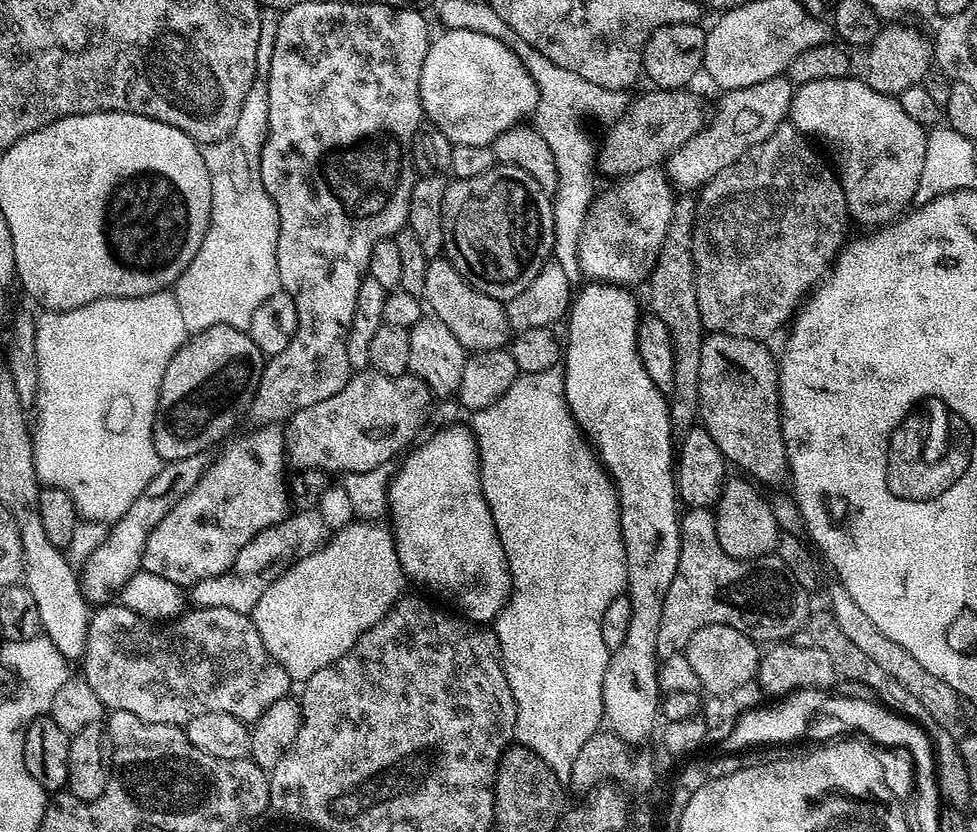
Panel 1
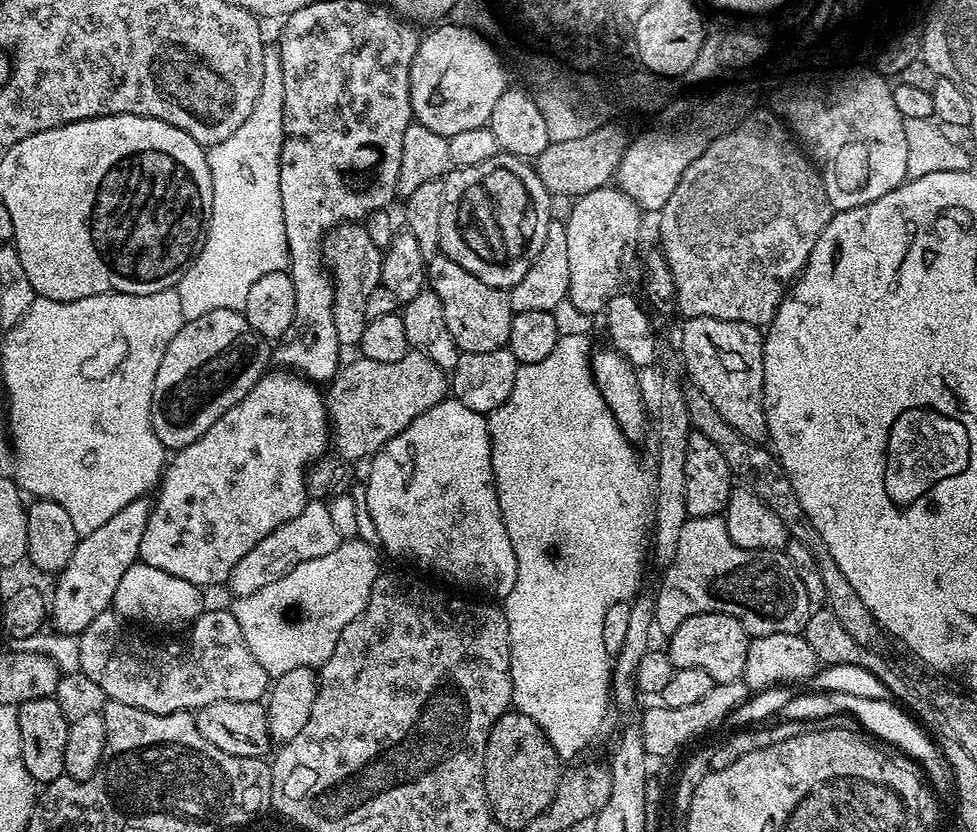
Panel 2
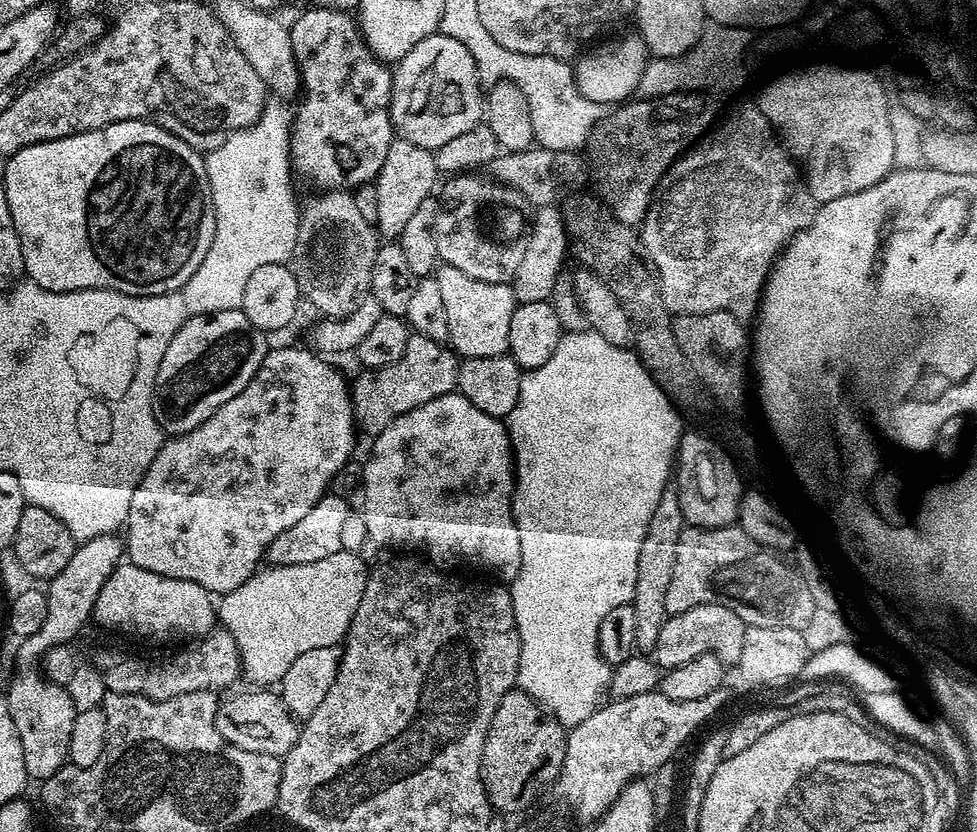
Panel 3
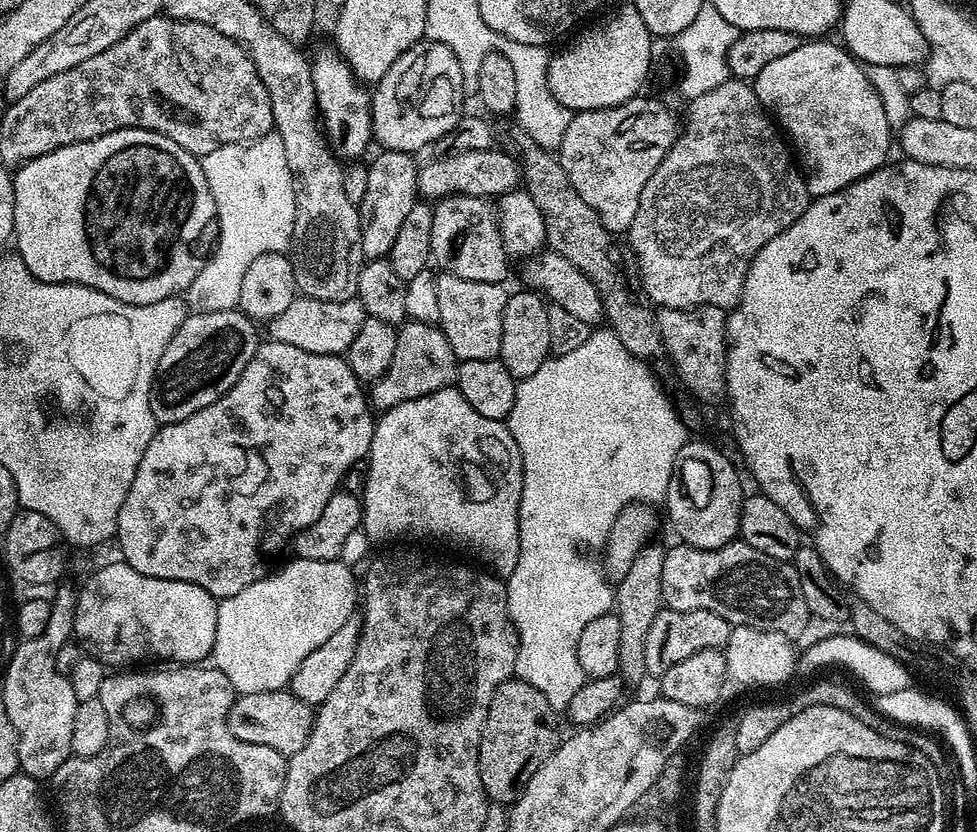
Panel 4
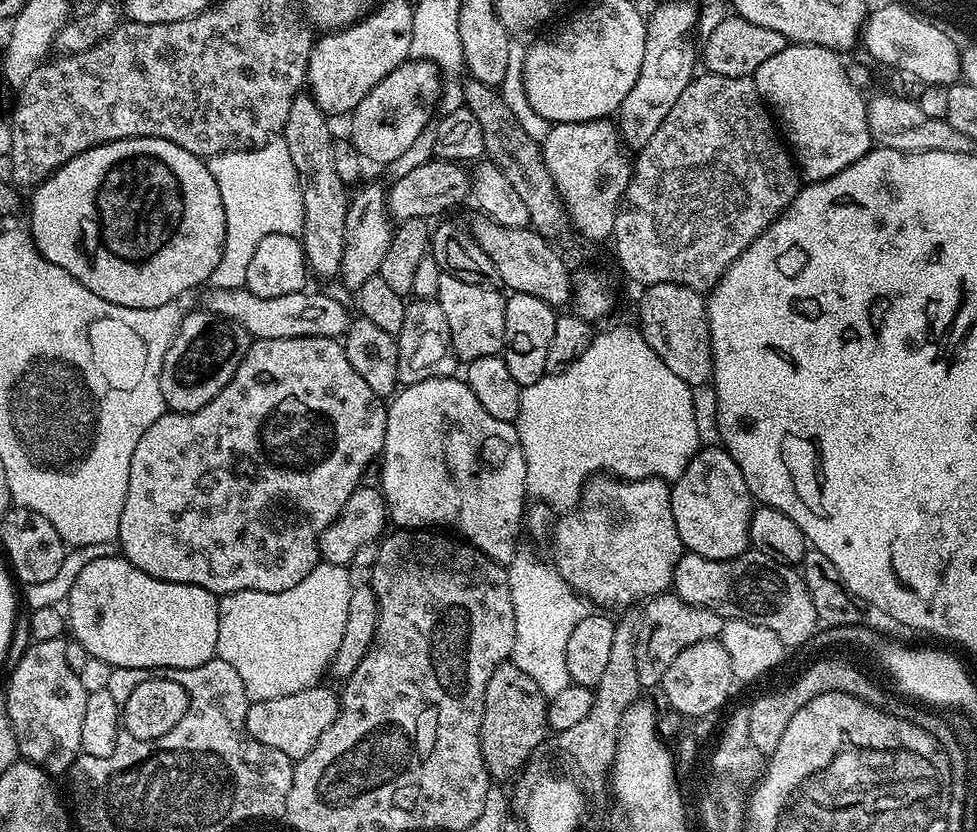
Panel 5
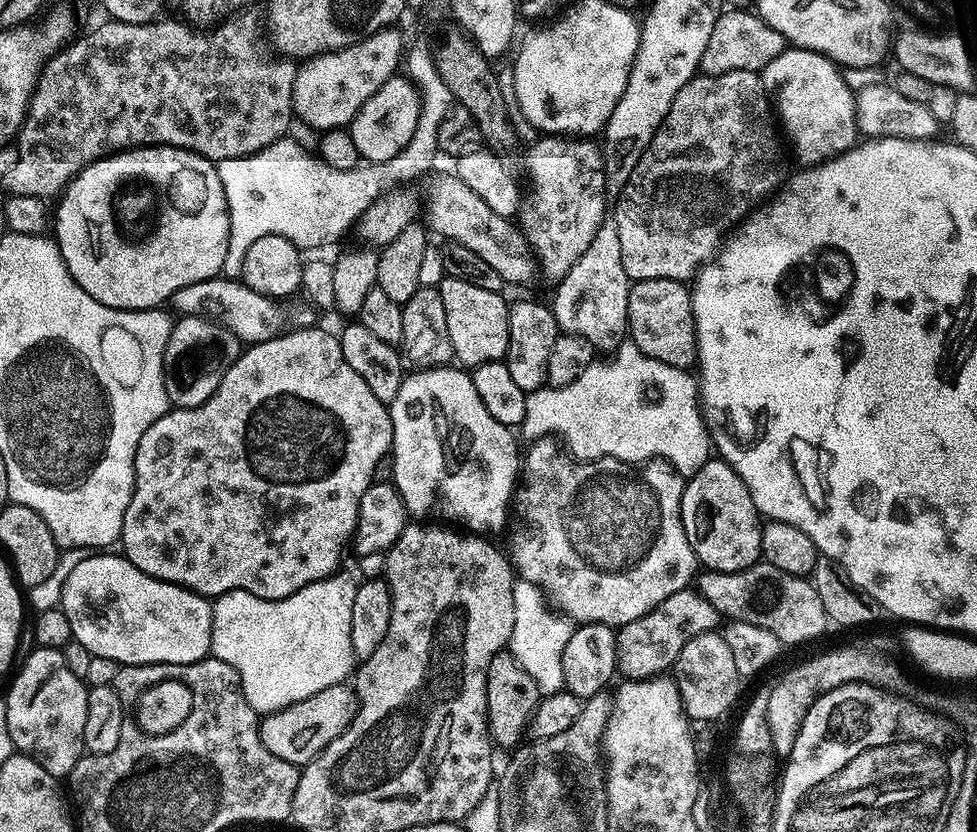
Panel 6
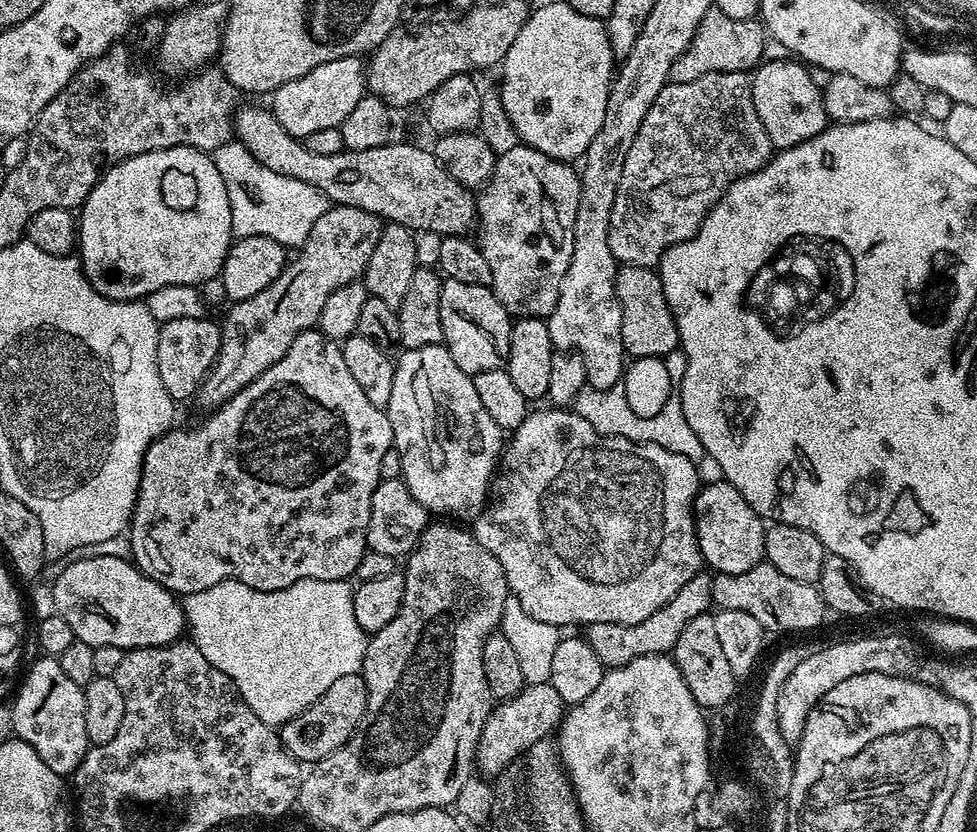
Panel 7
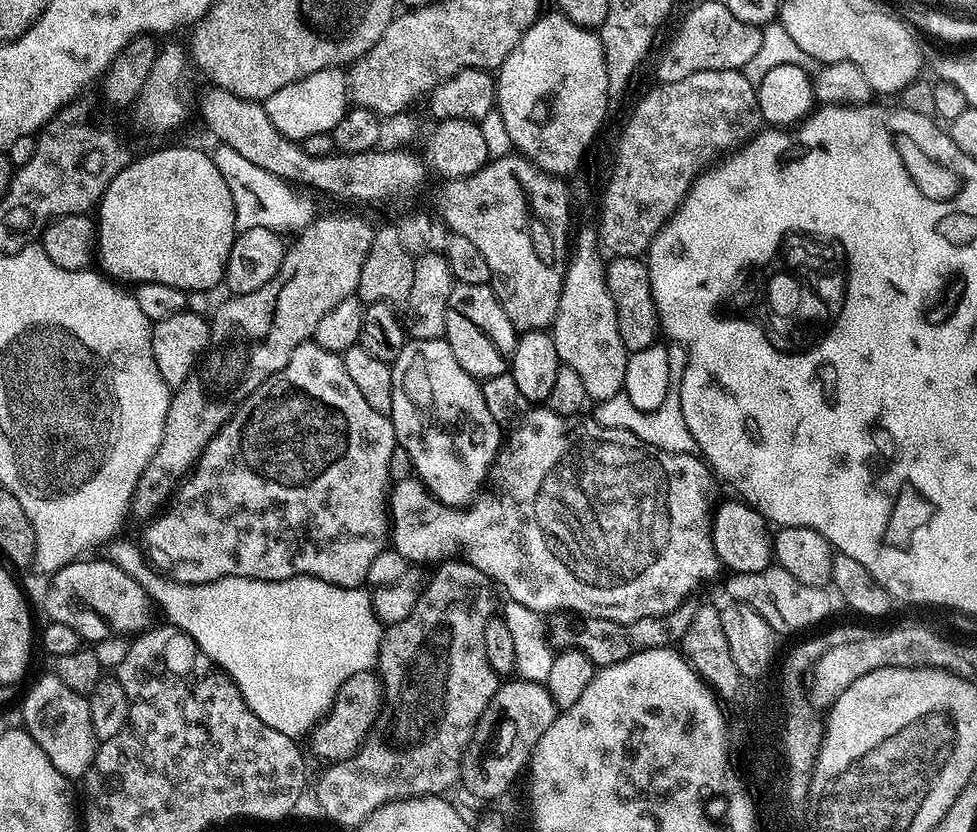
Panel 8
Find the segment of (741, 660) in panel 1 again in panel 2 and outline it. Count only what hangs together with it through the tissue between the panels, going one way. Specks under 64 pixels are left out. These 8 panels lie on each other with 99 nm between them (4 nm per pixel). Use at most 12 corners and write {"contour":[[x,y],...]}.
{"contour":[[726,614],[686,618],[667,637],[676,668],[733,684],[749,635]]}

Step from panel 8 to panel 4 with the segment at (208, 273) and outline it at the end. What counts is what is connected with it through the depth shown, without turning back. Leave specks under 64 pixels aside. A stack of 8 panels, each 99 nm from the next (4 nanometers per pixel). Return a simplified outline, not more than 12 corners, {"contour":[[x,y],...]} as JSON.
{"contour":[[148,128],[15,169],[34,278],[171,301],[214,248],[204,165]]}

